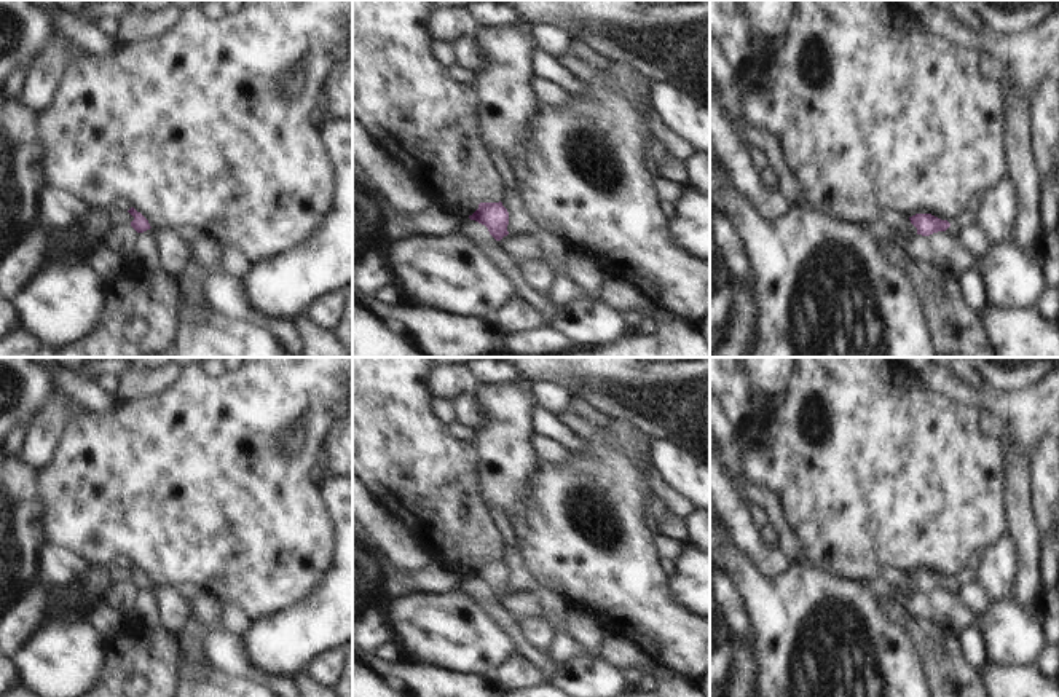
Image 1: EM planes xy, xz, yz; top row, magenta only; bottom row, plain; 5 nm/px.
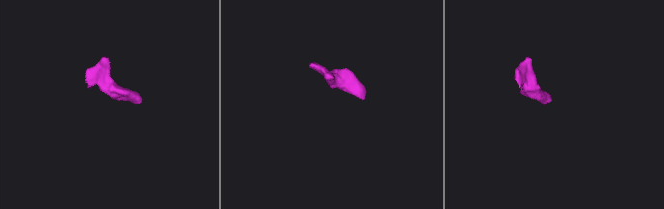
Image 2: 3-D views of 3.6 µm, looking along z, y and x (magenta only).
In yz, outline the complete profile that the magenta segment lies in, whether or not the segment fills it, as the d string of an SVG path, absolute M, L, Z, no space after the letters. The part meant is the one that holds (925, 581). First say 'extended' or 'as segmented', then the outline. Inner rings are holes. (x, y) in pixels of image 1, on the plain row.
extended | M915 571L909 574L911 581L917 585L917 592L930 593L938 589L947 589L952 595L959 597L962 585L951 582L947 577L941 577L931 571Z

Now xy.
extended | M131 565L128 569L134 574L131 584L137 590L148 589L155 595L159 624L164 630L174 633L191 619L191 606L188 603L188 598L183 598L177 592L177 587L152 585L148 577L134 565Z

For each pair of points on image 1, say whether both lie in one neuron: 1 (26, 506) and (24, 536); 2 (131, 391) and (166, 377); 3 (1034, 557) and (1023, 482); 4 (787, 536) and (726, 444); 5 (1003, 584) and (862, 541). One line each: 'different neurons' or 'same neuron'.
1: same neuron
2: same neuron
3: same neuron
4: same neuron
5: different neurons

